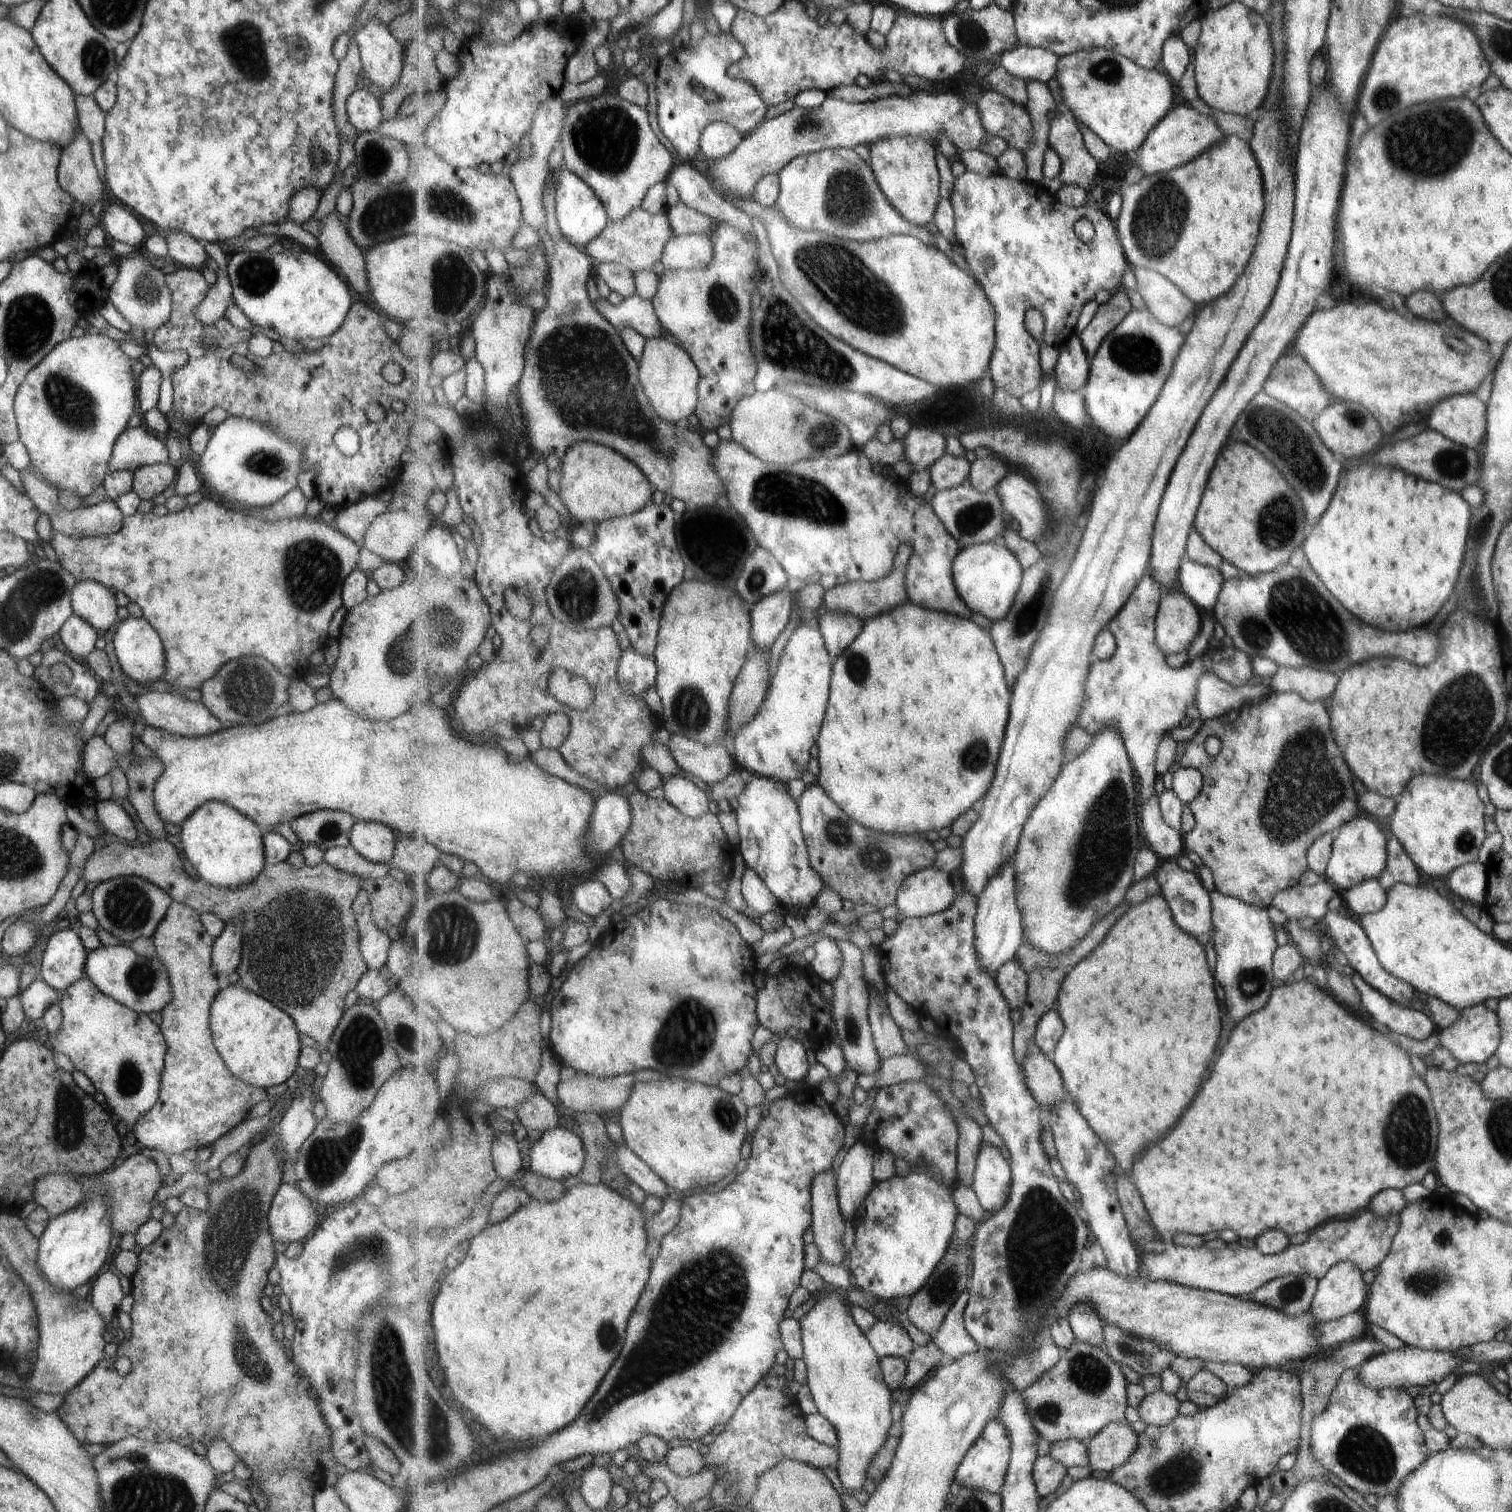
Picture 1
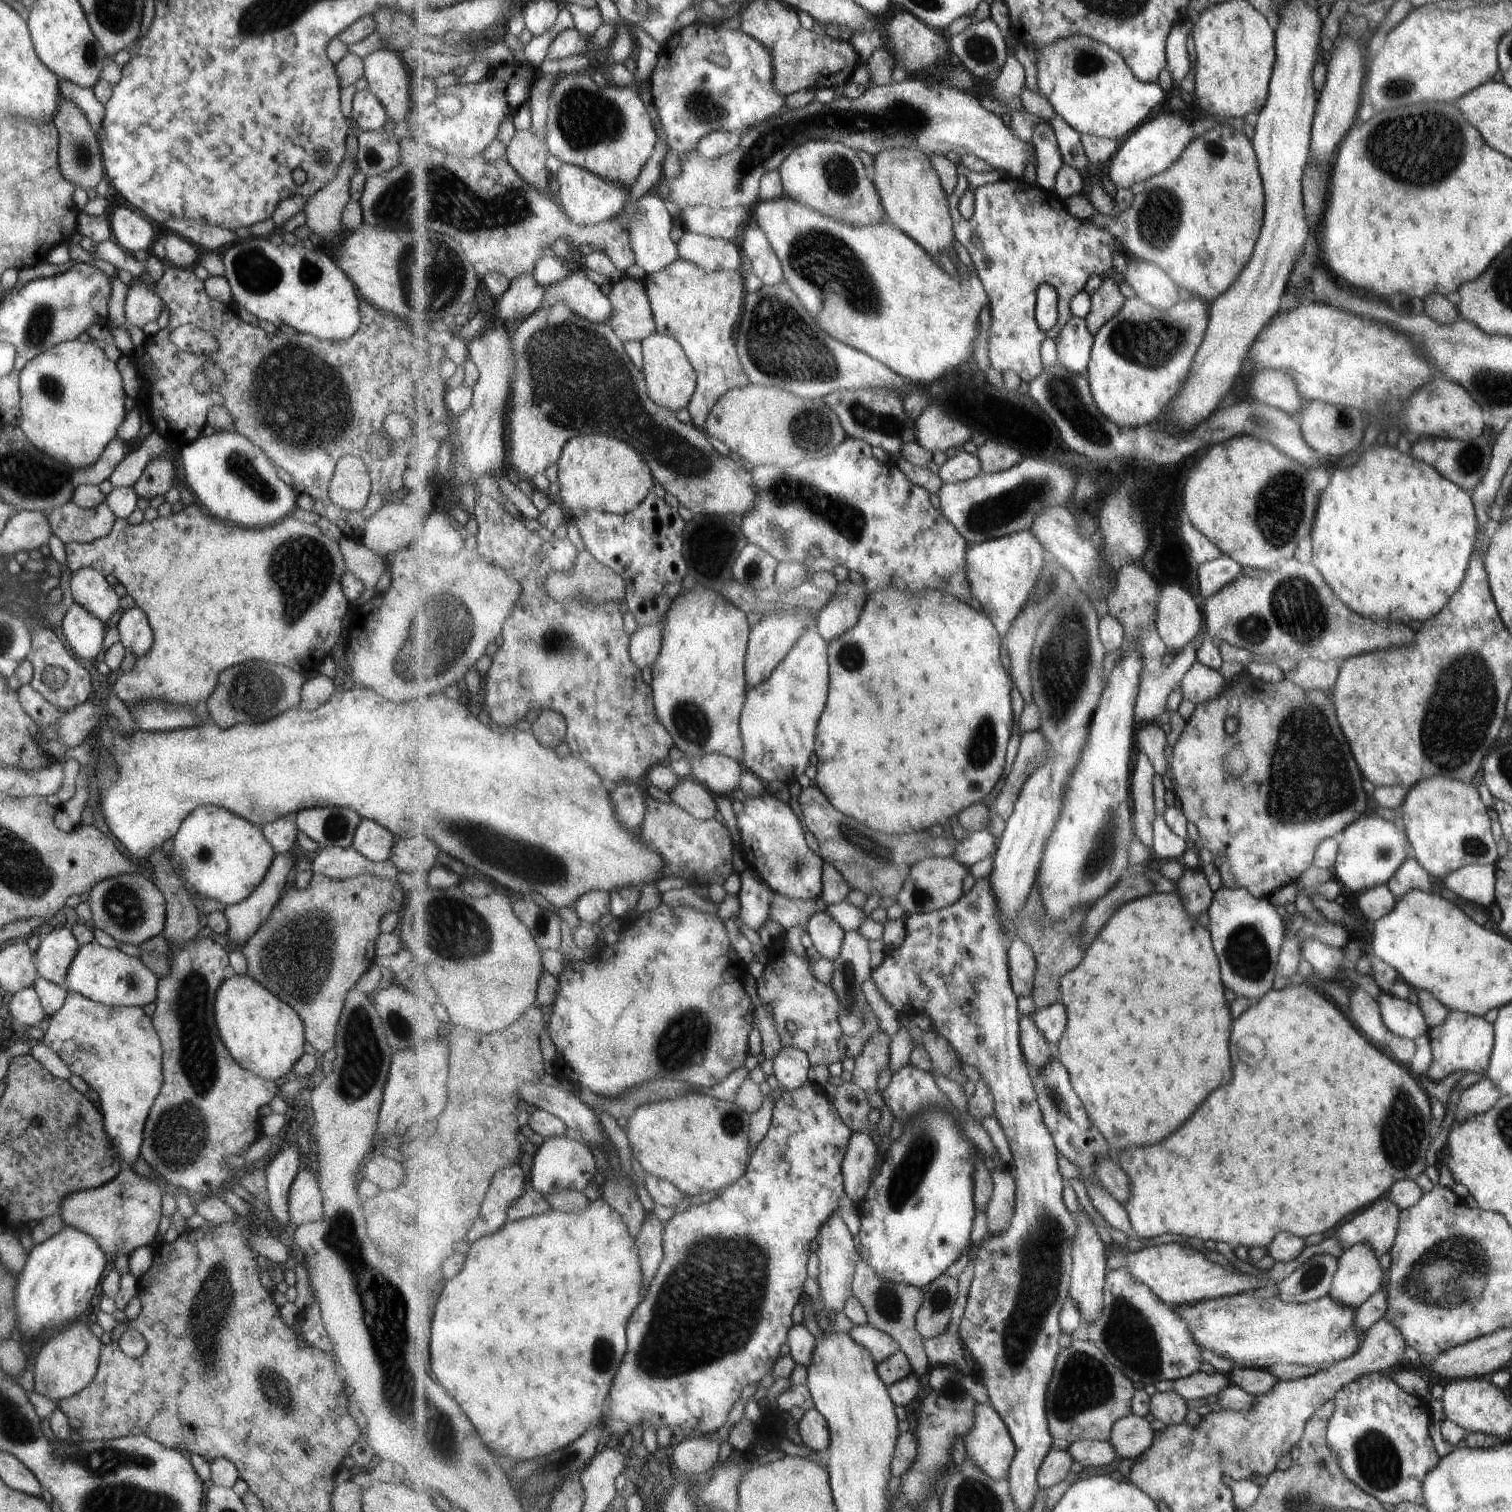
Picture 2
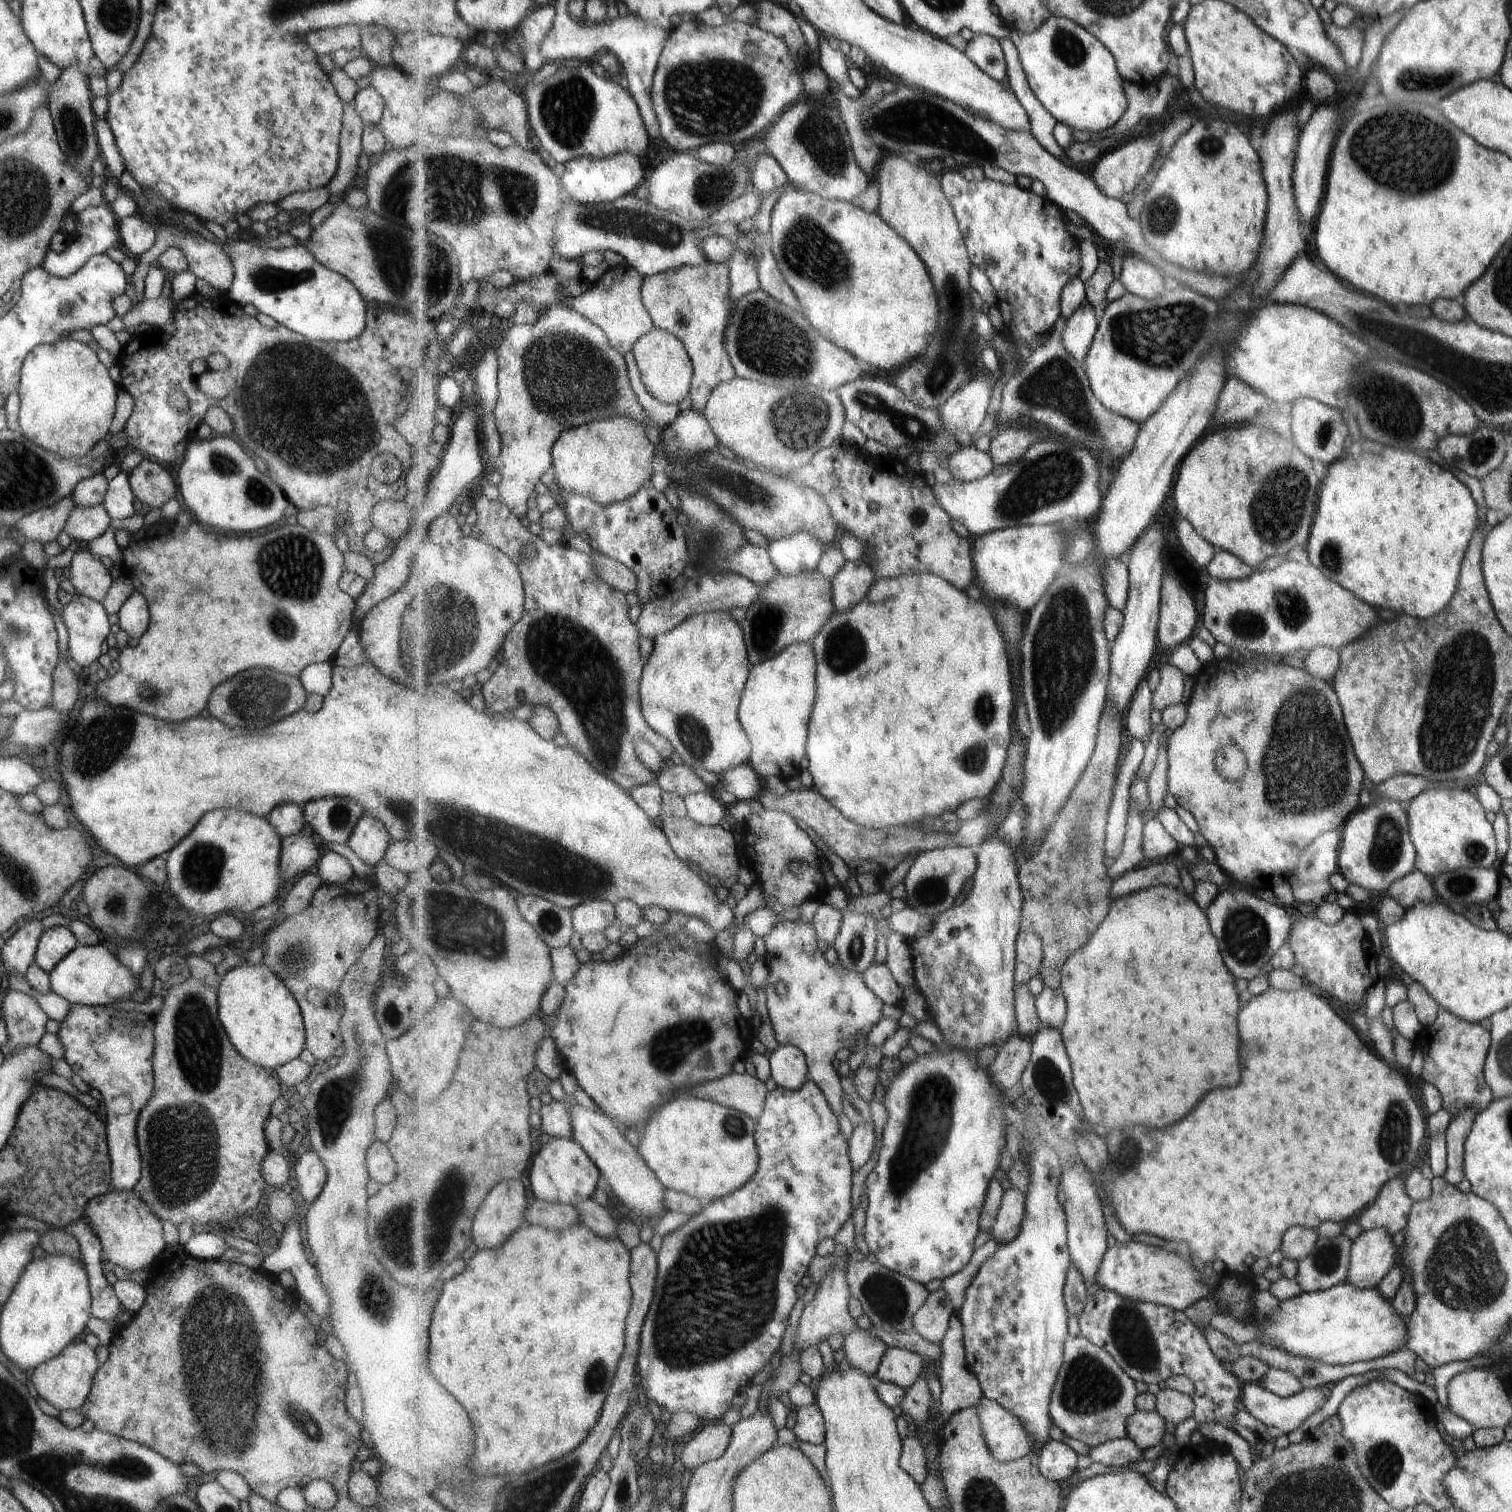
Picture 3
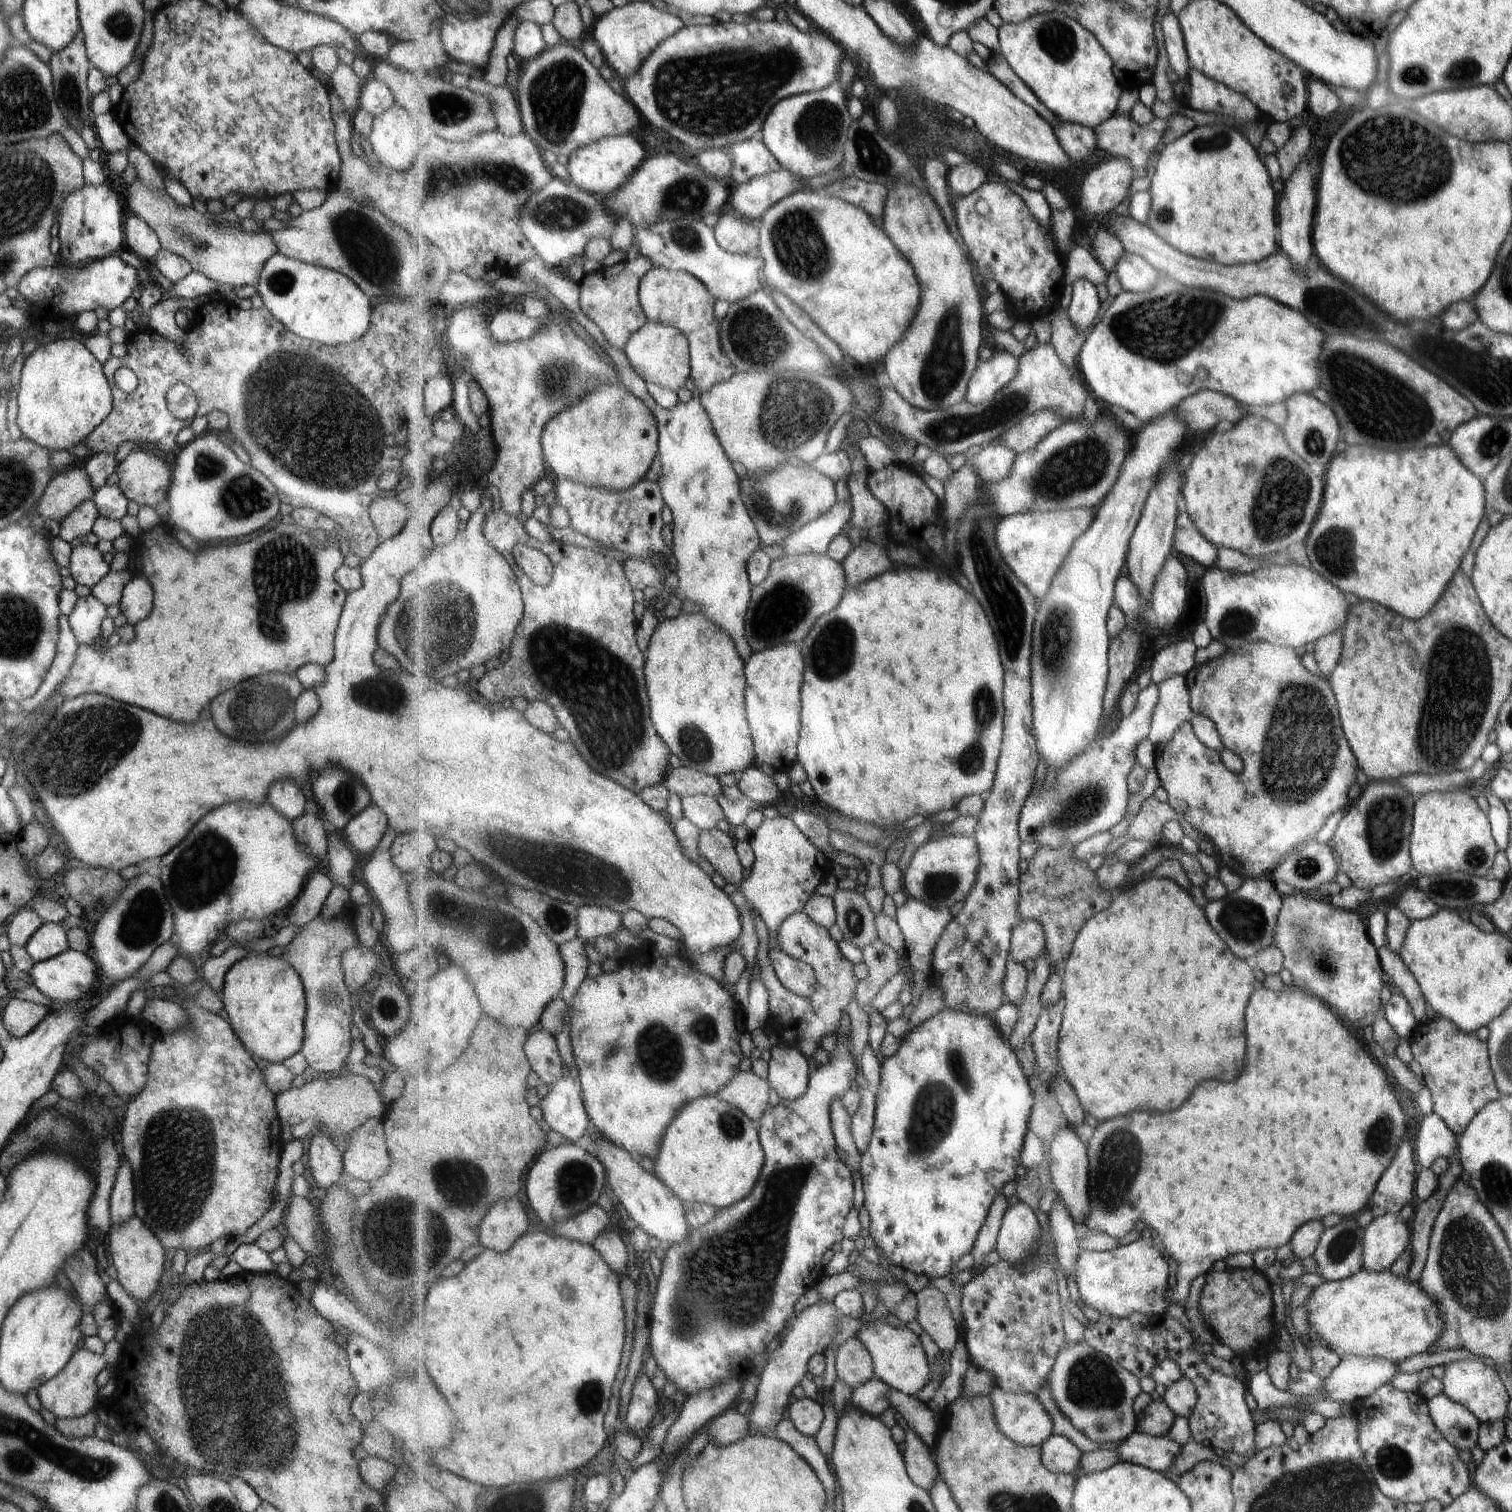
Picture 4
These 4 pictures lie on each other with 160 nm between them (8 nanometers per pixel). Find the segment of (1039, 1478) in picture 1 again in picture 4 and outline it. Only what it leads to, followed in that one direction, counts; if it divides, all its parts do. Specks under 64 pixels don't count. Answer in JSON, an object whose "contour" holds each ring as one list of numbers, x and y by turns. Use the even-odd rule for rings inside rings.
{"contour":[[1052,1435,1041,1447,1044,1465,1055,1474,1071,1475,1077,1470,1083,1456,1069,1438,1061,1435]]}

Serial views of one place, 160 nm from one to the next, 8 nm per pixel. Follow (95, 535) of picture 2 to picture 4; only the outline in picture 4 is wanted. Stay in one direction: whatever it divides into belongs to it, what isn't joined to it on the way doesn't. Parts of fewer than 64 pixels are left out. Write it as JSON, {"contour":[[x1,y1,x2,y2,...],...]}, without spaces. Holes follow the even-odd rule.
{"contour":[[85,499,60,520,58,536,69,543,73,538,87,535,99,516,92,499]]}

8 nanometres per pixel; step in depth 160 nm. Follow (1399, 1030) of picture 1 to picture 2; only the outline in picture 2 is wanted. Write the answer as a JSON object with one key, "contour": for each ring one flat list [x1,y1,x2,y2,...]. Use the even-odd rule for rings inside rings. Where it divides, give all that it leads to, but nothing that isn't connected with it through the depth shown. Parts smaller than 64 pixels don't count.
{"contour":[[1380,993,1375,1000,1387,1030,1412,1041,1419,1035,1426,1034,1428,1026,1413,999,1404,1001,1387,993]]}

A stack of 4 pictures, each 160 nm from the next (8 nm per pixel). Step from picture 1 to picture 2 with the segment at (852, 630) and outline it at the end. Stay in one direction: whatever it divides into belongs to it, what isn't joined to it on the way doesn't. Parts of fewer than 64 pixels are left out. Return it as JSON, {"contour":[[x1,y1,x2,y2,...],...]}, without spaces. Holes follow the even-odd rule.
{"contour":[[847,581,839,584,838,594,817,616,817,631,830,643,860,621,868,601,865,584]]}

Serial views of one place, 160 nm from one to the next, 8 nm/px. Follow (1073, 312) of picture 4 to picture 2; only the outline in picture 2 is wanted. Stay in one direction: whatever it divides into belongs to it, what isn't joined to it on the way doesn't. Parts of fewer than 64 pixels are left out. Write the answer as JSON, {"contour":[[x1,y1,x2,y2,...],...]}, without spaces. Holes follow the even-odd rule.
{"contour":[[1073,317,1056,341,1060,363,1071,372,1088,378,1094,336,1089,332,1086,319]]}

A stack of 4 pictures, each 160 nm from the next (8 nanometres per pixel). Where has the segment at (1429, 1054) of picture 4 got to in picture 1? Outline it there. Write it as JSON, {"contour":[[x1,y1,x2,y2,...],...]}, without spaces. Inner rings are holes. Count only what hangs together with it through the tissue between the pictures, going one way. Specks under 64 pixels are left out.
{"contour":[[1477,1004,1459,1011,1457,1020,1446,1028,1437,1032,1439,1047,1449,1051,1458,1065,1474,1063,1476,1065,1486,1062,1495,1053,1499,1043,1499,1026,1497,1016,1491,1010,1485,1008,1484,1004]]}

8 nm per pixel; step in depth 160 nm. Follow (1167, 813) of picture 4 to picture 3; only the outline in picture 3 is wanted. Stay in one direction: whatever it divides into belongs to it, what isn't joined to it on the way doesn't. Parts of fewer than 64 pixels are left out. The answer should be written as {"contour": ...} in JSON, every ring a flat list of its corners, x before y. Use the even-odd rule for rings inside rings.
{"contour":[[1160,741,1156,752,1155,766,1148,778,1150,809,1156,812,1155,818,1158,818,1158,812,1165,807,1164,798,1170,792,1169,767,1168,743]]}

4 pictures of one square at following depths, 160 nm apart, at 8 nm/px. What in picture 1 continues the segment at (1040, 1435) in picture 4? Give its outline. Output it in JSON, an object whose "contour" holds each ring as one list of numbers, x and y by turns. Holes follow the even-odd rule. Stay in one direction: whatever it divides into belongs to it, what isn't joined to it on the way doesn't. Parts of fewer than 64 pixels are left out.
{"contour":[[996,1420,987,1422,983,1436,976,1445,969,1450,957,1472,956,1479,960,1486,967,1486,973,1490,985,1490,991,1494,1000,1494,1005,1487,1008,1469,1012,1458,1012,1438,1004,1424]]}

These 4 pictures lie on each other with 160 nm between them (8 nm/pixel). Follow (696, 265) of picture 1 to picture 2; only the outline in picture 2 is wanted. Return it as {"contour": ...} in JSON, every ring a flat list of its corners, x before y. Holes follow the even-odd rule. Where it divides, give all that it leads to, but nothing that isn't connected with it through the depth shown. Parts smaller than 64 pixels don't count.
{"contour":[[688,231,677,242,677,248,681,259,695,263,709,273,739,270,743,262,738,243,724,238]]}

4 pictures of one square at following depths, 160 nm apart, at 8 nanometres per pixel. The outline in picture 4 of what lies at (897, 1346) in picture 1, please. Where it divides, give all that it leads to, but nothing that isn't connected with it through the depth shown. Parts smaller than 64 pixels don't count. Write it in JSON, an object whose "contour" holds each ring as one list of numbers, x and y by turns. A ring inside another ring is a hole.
{"contour":[[857,1336,844,1342,836,1350,835,1370,837,1378,853,1389,876,1377,875,1365,870,1350]]}

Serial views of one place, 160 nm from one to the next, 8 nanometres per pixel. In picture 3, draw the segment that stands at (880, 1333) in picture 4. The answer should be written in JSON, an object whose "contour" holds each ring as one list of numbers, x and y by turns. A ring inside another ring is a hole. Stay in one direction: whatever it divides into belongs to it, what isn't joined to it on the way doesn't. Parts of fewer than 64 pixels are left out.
{"contour":[[888,1346,875,1378,898,1384,907,1390,924,1372,926,1362,919,1353]]}

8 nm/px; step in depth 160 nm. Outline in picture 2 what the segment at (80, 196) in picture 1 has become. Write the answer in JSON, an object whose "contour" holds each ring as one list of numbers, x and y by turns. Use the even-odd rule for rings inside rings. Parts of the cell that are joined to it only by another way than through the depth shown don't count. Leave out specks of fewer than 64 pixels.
{"contour":[[61,96,58,97,58,107,52,123,58,132,58,167,63,178,85,191,95,188,104,177,97,132,90,127,80,109]]}

